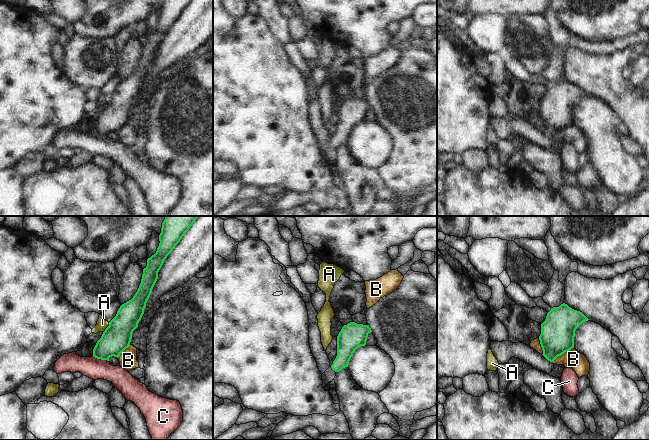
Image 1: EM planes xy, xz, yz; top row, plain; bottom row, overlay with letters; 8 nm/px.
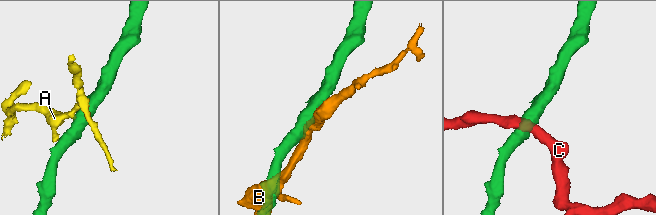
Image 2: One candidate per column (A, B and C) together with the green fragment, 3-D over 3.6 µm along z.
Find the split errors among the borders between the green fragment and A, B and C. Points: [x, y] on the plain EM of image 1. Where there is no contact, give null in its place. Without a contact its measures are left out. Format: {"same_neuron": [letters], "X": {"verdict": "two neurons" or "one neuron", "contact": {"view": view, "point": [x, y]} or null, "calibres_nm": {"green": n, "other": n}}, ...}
{"same_neuron": [], "A": {"verdict": "two neurons", "contact": {"view": "xy", "point": [107, 103]}, "calibres_nm": {"green": 220, "other": 90}}, "B": {"verdict": "two neurons", "contact": {"view": "yz", "point": [562, 129]}, "calibres_nm": {"green": 280, "other": 140}}, "C": {"verdict": "two neurons", "contact": {"view": "xy", "point": [100, 134]}, "calibres_nm": {"green": 220, "other": 170}}}

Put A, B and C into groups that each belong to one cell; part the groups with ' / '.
A / B / C

